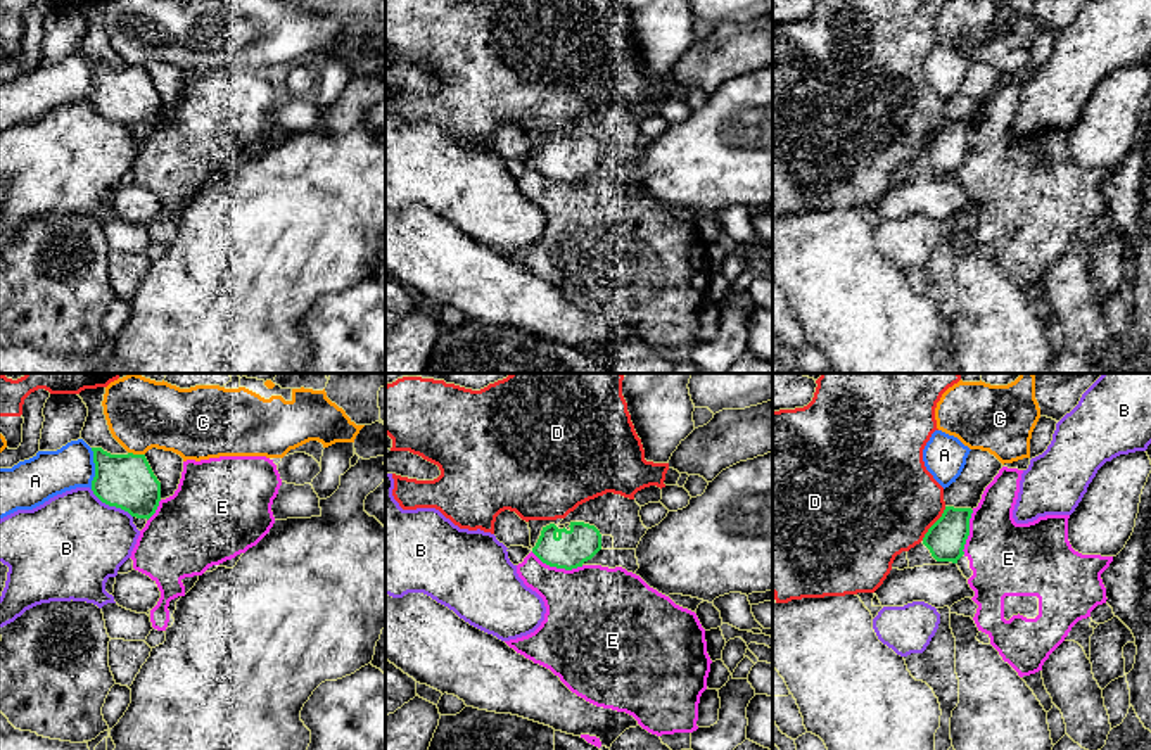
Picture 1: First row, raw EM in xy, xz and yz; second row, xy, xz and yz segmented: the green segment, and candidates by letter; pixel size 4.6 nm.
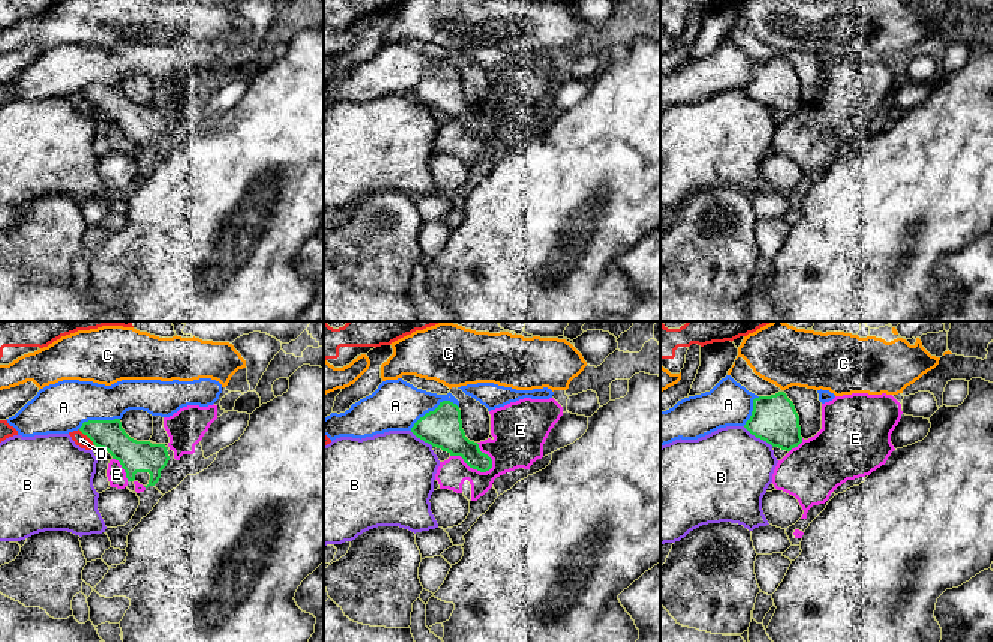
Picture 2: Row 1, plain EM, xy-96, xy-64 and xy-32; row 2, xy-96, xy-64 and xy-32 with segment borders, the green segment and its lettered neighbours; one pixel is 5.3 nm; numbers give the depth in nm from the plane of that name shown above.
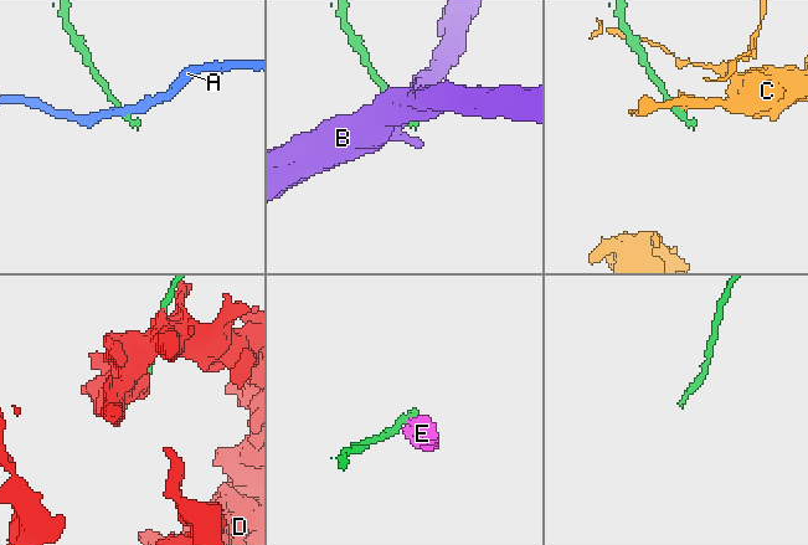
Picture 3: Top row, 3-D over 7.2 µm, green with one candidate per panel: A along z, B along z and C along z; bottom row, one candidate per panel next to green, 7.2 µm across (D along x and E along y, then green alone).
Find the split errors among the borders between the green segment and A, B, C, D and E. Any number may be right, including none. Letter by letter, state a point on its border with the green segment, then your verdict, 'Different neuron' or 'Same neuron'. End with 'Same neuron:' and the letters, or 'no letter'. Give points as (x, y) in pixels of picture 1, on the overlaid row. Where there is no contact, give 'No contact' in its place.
A: Touches green at xy (95, 469). Different neuron
B: Touches green at xy (111, 505). Different neuron
C: Touches green at xy (137, 455). Different neuron
D: Touches green at yz (934, 524). Different neuron
E: Touches green at xz (557, 567). Different neuron
Same neuron: no letter

